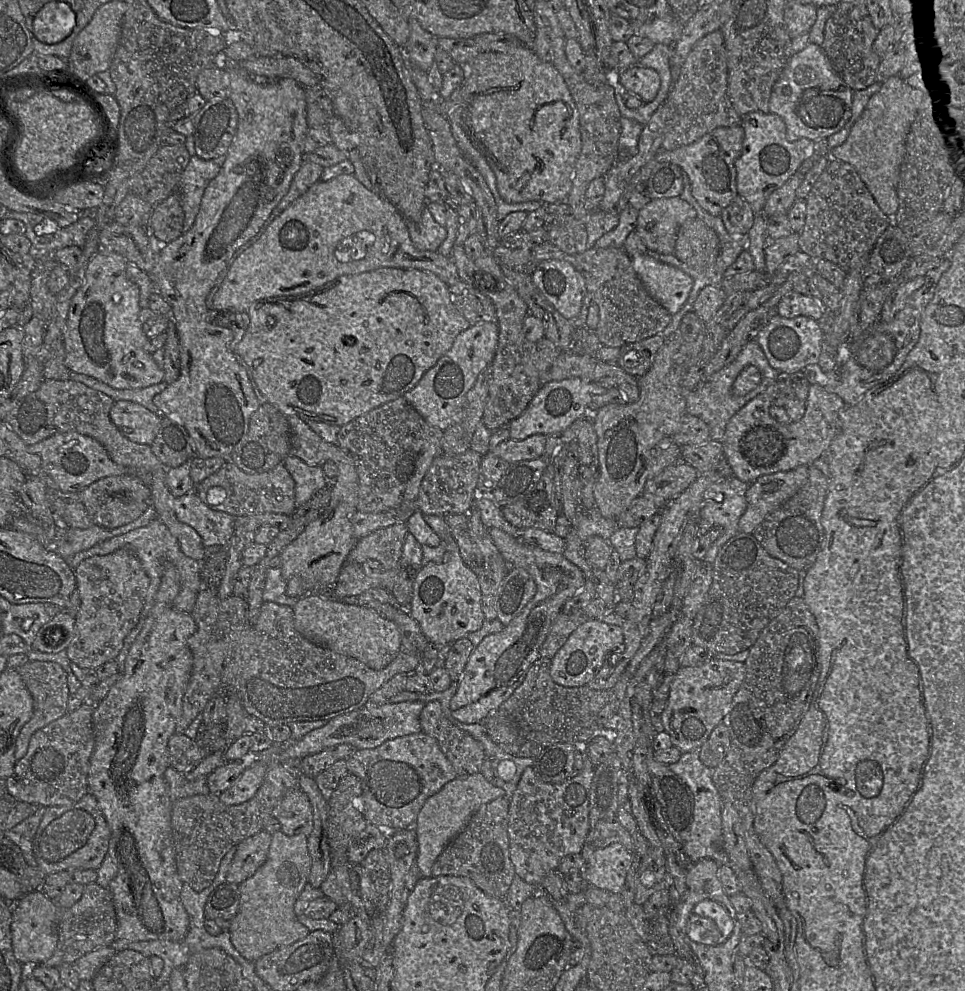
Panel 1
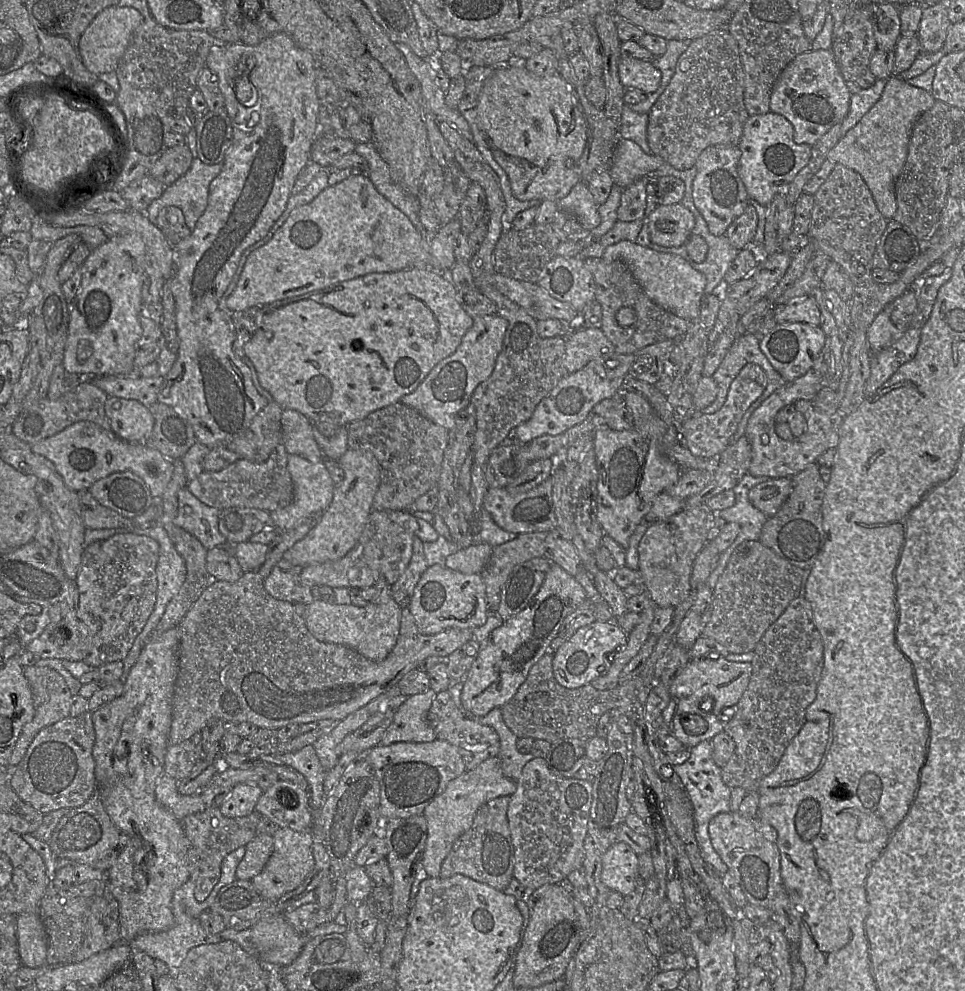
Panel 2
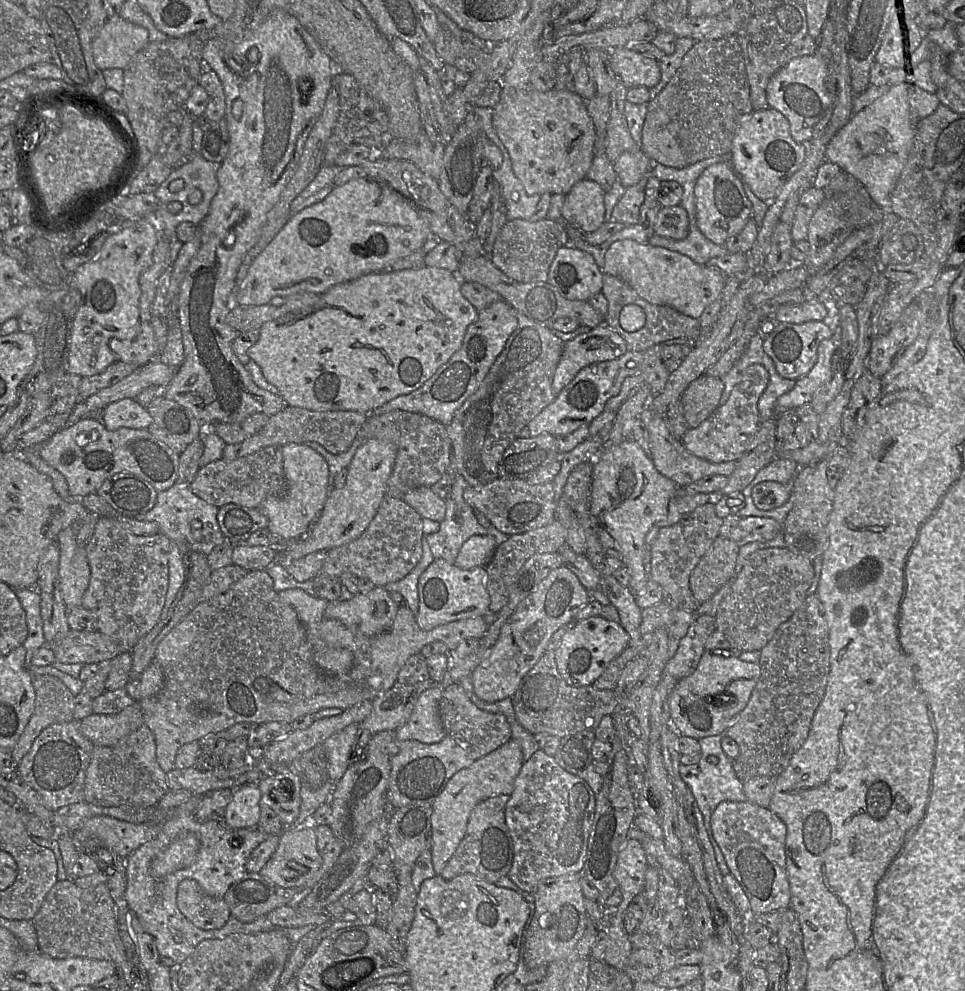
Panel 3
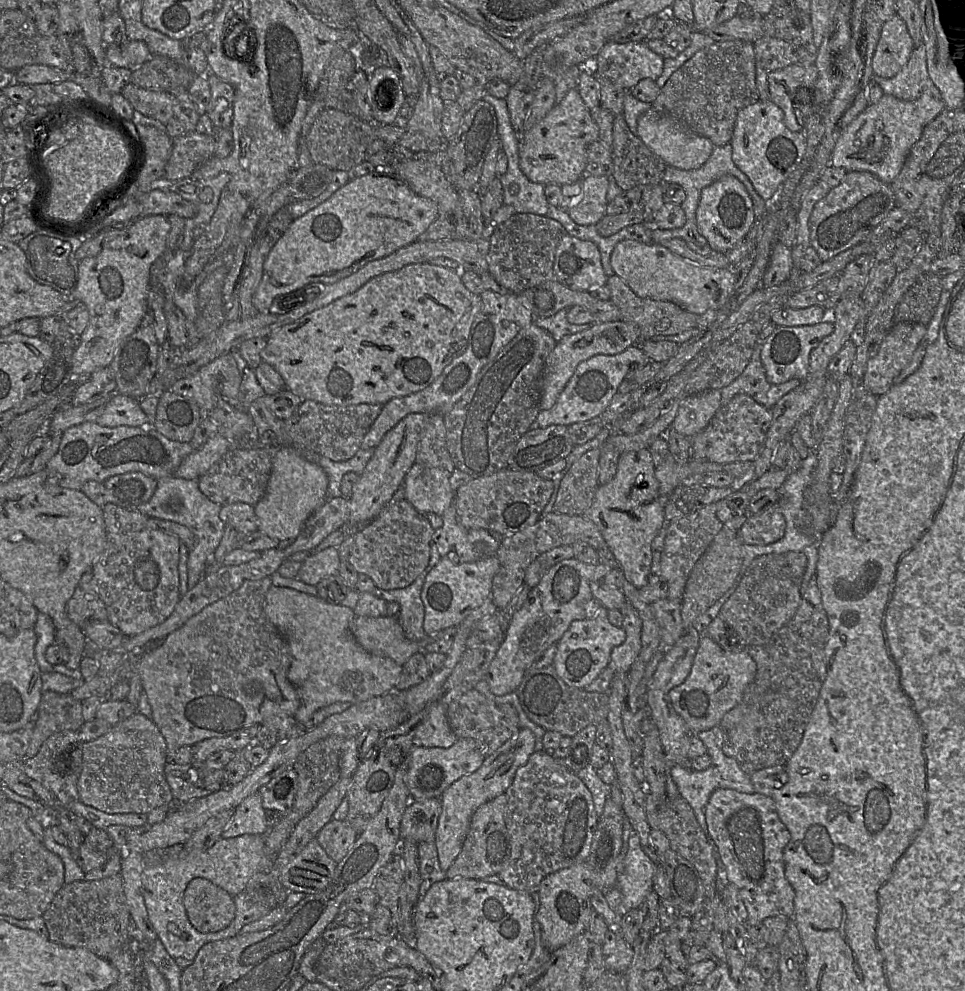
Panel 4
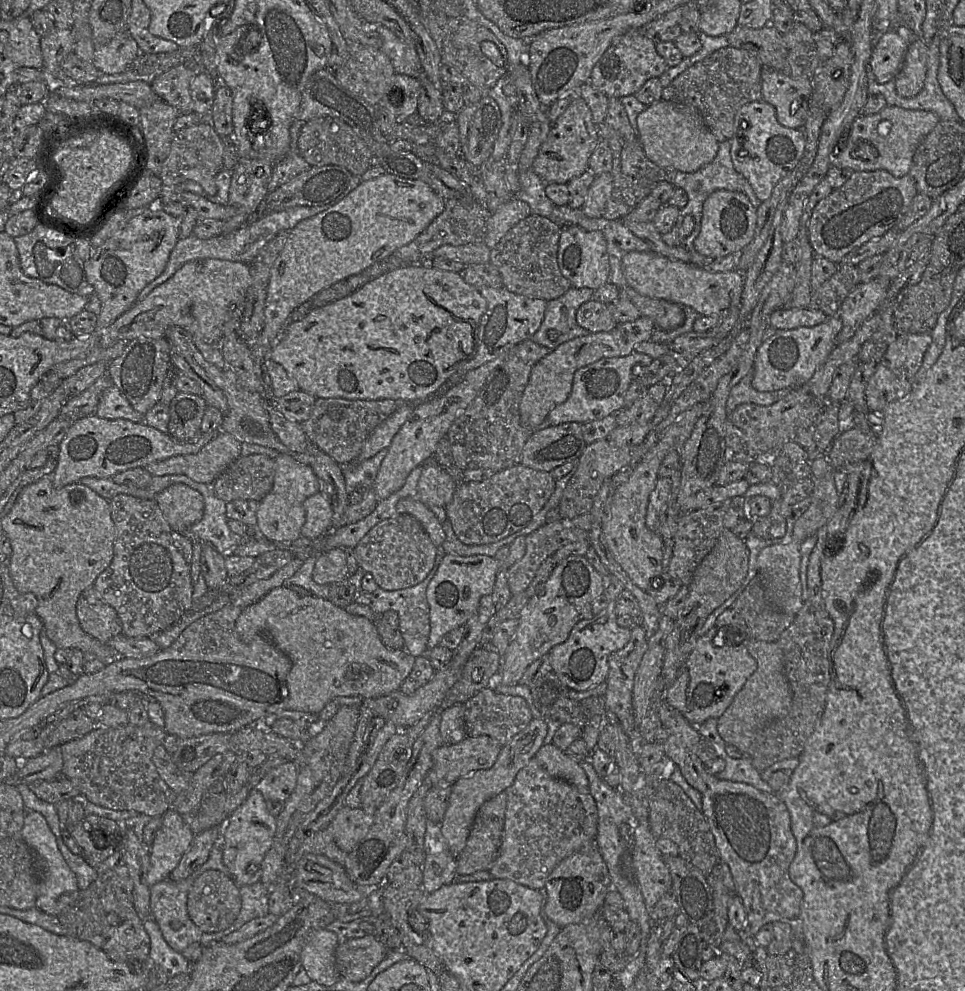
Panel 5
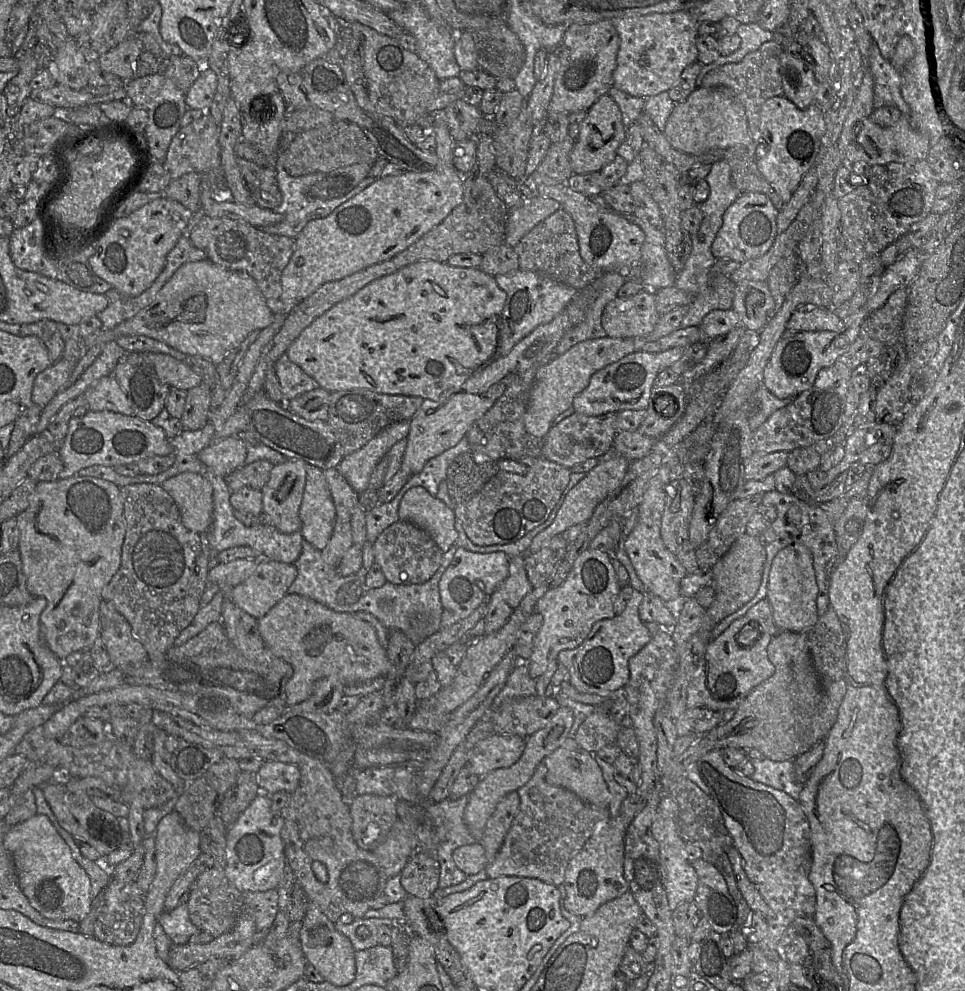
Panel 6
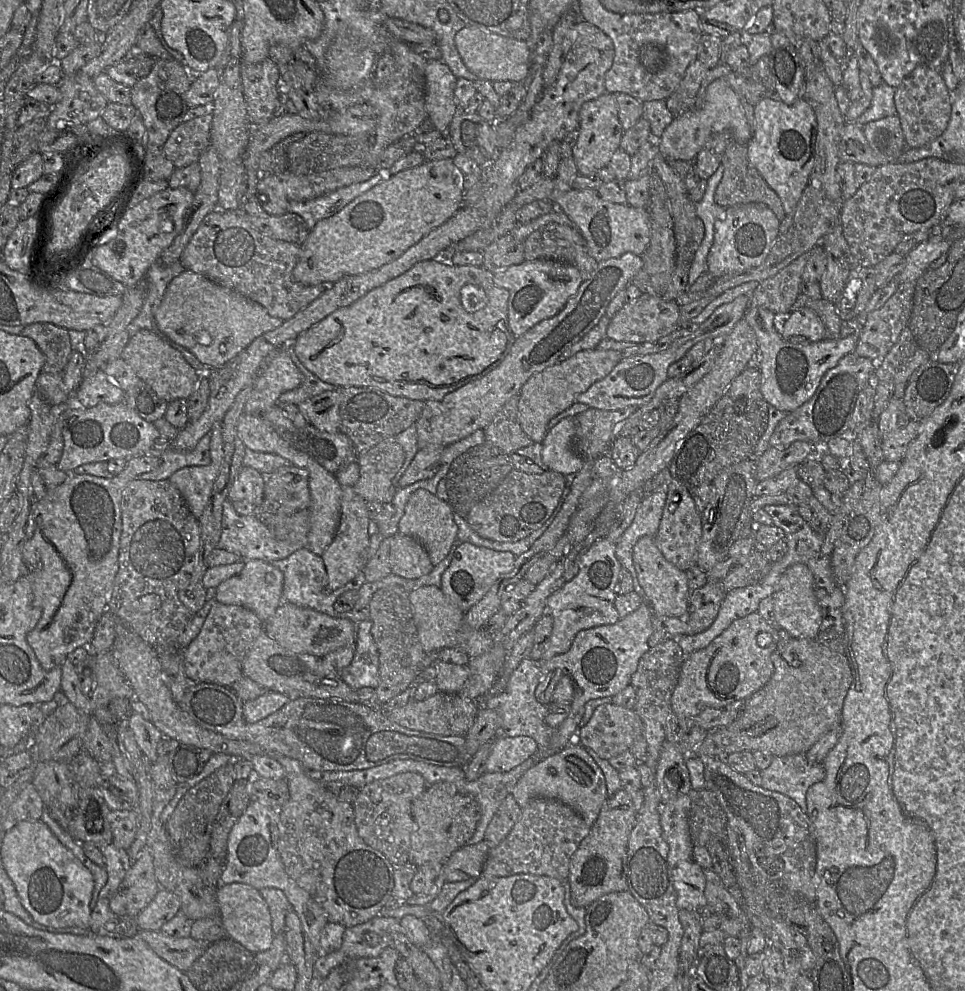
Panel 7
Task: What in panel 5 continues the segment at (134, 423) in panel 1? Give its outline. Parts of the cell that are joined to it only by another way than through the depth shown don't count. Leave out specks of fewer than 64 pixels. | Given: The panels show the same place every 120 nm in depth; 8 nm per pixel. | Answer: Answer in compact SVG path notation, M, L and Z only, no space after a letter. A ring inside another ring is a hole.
M114 384L102 392L95 414L109 420L126 419L136 423L144 422L144 416L132 407Z

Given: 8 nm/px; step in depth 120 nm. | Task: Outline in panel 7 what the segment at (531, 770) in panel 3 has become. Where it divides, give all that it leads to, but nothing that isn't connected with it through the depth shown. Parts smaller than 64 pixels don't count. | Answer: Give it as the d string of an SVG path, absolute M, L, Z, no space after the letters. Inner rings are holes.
M534 798L506 838L489 850L483 865L482 875L506 877L514 874L549 876L564 881L569 876L571 858L592 826L571 807L549 798Z

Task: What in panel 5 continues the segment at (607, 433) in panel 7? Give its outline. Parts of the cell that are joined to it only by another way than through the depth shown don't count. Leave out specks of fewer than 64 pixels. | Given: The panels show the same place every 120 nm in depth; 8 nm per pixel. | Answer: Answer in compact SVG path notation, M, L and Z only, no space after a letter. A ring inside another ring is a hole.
M581 423L550 425L531 433L523 447L520 463L550 472L566 462L577 460L586 445Z

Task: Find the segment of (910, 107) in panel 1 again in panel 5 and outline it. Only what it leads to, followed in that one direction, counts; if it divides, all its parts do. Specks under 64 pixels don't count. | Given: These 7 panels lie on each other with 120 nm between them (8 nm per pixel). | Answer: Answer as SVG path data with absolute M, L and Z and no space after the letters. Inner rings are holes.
M891 105L873 115L861 114L853 121L848 132L840 137L831 154L831 165L854 171L883 169L895 177L905 176L910 171L919 144L939 121L934 112Z

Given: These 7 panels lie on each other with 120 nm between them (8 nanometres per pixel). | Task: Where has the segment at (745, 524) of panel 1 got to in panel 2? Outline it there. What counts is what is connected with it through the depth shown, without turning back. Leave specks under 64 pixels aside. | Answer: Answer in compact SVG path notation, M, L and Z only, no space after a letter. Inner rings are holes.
M791 477L769 478L752 487L748 498L754 507L770 518L780 510L791 491Z

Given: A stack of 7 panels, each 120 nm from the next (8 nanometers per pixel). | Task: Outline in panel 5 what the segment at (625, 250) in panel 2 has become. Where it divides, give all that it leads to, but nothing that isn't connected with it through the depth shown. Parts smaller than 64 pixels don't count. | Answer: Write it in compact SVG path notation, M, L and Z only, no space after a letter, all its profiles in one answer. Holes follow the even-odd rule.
M631 251L622 258L622 271L627 285L641 295L689 306L699 315L723 318L741 305L744 274L738 269L712 272L692 262L670 259L653 251Z

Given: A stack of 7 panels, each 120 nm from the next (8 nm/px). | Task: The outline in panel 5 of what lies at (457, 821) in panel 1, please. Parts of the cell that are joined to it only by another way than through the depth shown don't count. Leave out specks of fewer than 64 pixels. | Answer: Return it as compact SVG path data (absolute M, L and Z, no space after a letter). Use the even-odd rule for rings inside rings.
M533 718L526 728L502 746L496 762L490 769L475 771L460 778L452 785L449 806L442 820L441 831L447 841L448 849L454 858L458 859L465 849L472 825L480 807L514 783L517 773L528 764L530 759L544 745L544 739L547 733L548 726L546 720Z

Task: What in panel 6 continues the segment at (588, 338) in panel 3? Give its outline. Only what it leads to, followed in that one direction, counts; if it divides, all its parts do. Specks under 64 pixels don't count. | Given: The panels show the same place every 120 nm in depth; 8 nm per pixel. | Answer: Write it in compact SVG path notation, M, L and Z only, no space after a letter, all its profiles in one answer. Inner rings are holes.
M605 336L580 342L539 367L535 372L524 414L525 430L534 437L543 438L552 427L553 420L572 407L574 397L587 387L594 373L635 351L634 338Z

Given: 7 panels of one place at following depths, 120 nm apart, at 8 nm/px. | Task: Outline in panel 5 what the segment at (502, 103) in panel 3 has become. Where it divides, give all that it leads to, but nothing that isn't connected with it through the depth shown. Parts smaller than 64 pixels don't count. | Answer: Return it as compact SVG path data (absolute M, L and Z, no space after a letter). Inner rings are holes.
M574 96L565 111L552 124L531 168L546 183L567 184L588 169L589 157L599 140L590 108L580 96Z

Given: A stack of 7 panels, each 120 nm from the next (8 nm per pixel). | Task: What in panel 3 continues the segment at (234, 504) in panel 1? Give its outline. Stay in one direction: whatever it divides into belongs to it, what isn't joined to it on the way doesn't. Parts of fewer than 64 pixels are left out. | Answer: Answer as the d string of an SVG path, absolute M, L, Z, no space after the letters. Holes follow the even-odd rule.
M267 446L234 460L212 461L200 467L190 488L195 495L218 508L229 503L257 508L267 496L285 490L282 446Z

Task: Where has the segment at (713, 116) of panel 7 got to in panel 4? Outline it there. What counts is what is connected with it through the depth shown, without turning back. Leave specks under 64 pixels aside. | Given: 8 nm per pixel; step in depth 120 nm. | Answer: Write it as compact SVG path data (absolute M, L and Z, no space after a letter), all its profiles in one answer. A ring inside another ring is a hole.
M654 108L639 117L637 129L637 136L666 166L682 170L701 167L715 147L709 139L691 132L677 119L661 114Z

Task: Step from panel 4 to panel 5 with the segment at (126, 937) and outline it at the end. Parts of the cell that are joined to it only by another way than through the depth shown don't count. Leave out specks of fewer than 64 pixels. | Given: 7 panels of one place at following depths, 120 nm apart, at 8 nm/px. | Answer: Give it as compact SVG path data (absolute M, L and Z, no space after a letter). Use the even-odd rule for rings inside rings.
M123 863L99 875L88 888L79 890L74 901L57 916L65 935L90 942L102 950L106 931L133 912L132 889L132 880Z

